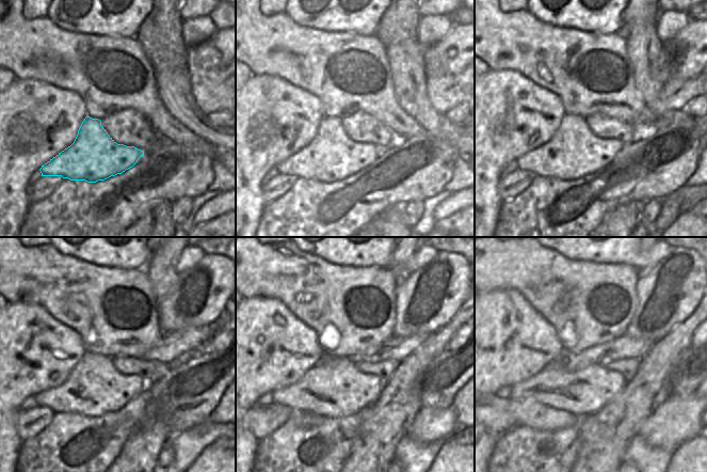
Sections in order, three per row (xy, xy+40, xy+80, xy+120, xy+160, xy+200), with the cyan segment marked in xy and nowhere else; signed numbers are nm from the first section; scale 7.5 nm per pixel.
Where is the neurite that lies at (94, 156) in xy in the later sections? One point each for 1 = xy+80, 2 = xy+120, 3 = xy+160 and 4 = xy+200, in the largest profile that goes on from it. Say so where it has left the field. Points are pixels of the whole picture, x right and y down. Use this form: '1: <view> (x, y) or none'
1: xy+80 (573, 152)
2: xy+120 (94, 388)
3: xy+160 (334, 388)
4: xy+200 (582, 392)

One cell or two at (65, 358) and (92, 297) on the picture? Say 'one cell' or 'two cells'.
two cells

